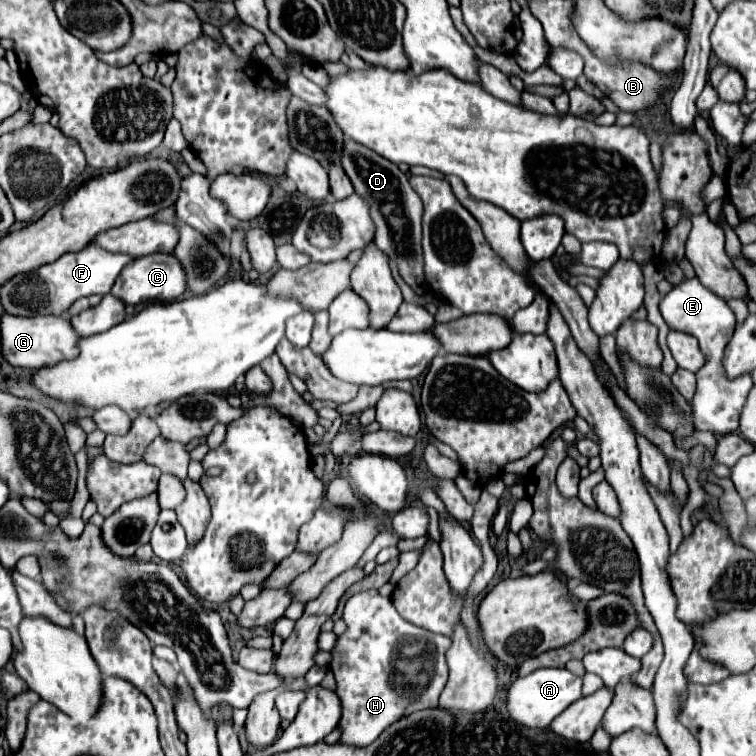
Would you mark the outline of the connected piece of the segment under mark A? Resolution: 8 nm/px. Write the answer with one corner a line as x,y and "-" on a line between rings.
539,668
529,676
517,678
507,690
509,716
527,728
547,728
555,716
559,716
569,704
581,698
581,678
567,668

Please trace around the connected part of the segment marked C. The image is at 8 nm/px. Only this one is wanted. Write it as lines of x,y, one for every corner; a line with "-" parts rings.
149,254
131,260
115,280
111,294
119,298
127,306
137,306
143,302
173,302
181,298
187,290
187,280
183,278
183,268
179,266
179,260
171,258
171,254

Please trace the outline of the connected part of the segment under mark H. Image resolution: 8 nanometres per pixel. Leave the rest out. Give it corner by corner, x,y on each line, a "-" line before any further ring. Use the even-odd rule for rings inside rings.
363,590
363,592
353,594
345,604
341,620
347,624
347,630
341,636
337,636
337,642
331,648
331,664
329,664
335,674
335,680
337,680
337,696
341,698
341,704
343,704
343,716
339,720
339,730
341,730
339,744
365,748
371,742
375,742
379,738
379,734
385,728
389,728
391,724
395,724
397,720
401,720
413,712
437,706
439,694
447,682
445,652
451,646
451,638
433,634
429,630
423,630
423,628
403,620
399,616
399,612
395,610
391,598
381,596
379,590
-
411,638
413,638
413,642
423,642
423,644
419,644
423,648
419,648
419,646
401,648
403,654
395,654
399,650
399,646
403,646
403,642
407,642
-
427,648
435,648
433,664
429,662
429,656
425,656
425,654
429,654

